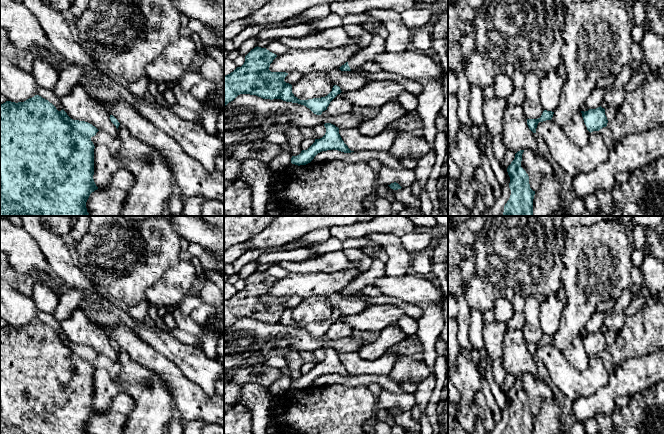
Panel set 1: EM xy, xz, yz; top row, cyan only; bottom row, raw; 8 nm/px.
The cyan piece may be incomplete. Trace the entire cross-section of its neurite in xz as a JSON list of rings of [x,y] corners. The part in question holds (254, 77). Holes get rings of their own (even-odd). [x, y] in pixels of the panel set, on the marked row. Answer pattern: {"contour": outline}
{"contour": [[[255,47],[246,56],[241,67],[224,76],[224,106],[240,94],[256,95],[263,99],[281,99],[298,103],[321,115],[330,102],[342,91],[334,85],[325,97],[300,100],[292,93],[292,85],[284,81],[286,72],[271,72],[270,64],[277,57],[266,48]]]}

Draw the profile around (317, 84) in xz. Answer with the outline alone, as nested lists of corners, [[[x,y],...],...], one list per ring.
[[[313,72],[302,74],[301,79],[292,85],[292,93],[300,100],[321,98],[327,96],[333,86],[327,73]]]

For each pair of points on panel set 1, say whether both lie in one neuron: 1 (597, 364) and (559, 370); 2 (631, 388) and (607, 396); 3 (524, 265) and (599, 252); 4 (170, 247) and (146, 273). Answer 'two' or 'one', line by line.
1: one
2: one
3: two
4: one

